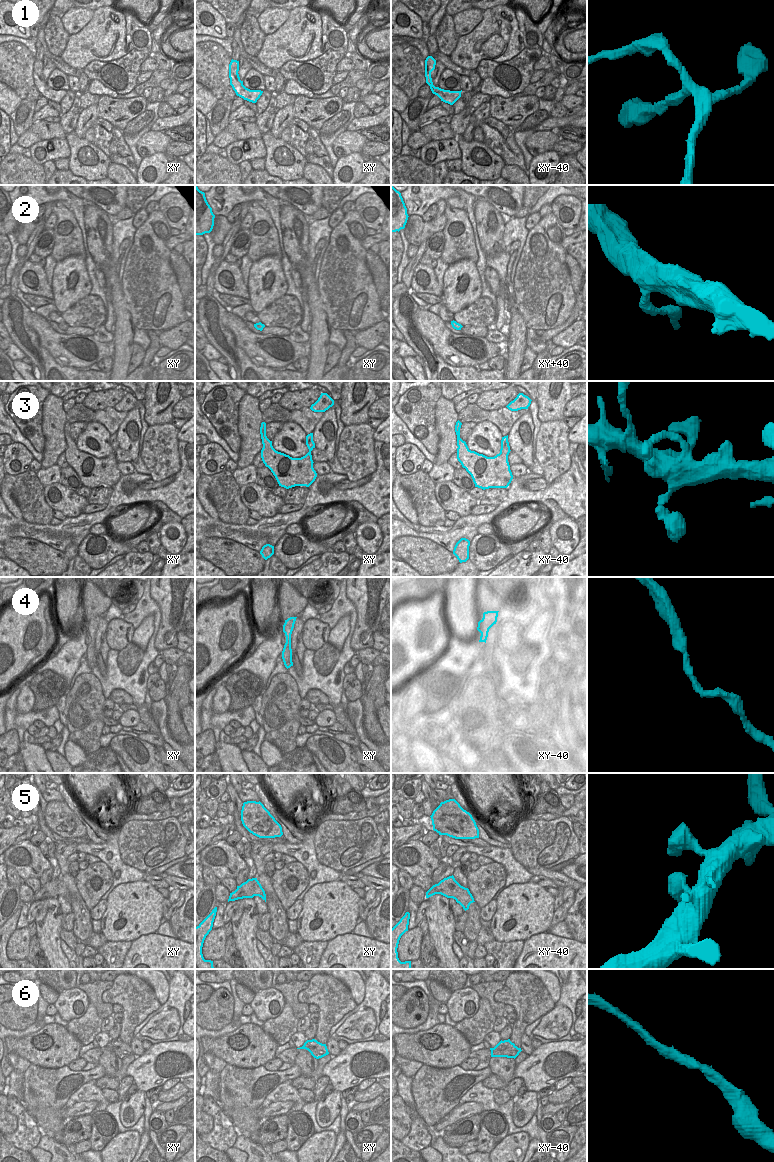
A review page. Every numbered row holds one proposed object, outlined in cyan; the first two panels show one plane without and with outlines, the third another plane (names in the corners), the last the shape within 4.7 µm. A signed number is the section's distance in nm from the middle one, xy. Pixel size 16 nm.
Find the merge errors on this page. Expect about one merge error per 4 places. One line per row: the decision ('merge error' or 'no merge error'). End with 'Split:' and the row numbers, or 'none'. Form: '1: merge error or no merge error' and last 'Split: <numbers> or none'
1: no merge error
2: no merge error
3: no merge error
4: no merge error
5: no merge error
6: no merge error
Split: none

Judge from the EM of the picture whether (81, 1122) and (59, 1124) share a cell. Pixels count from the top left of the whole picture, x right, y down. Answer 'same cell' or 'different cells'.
different cells

